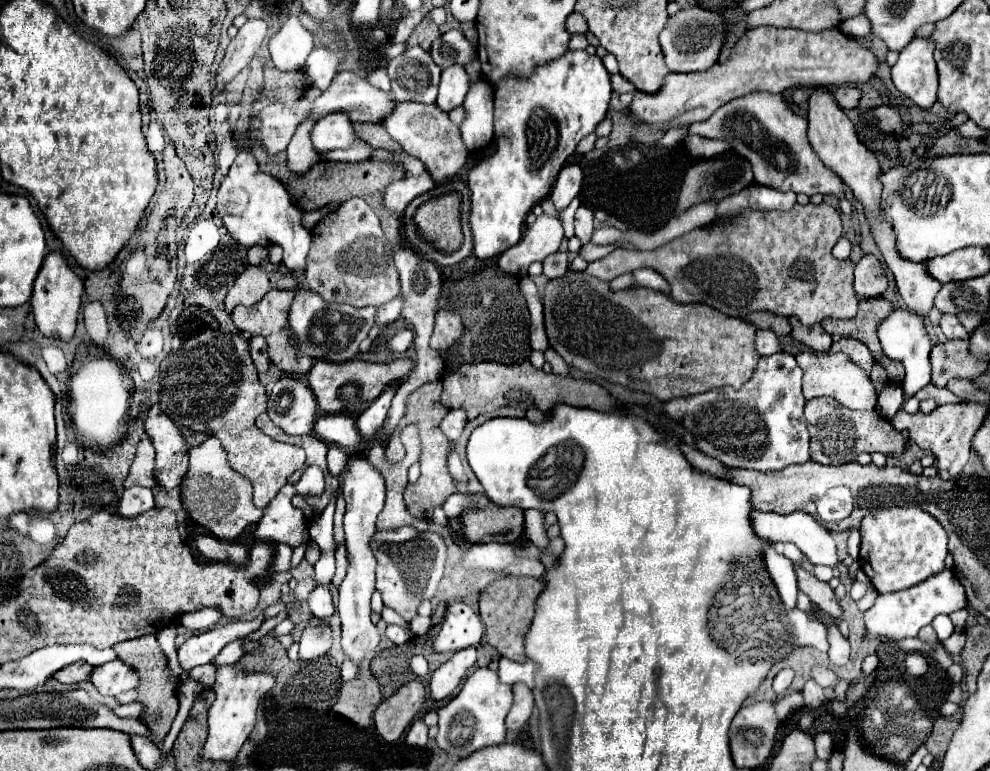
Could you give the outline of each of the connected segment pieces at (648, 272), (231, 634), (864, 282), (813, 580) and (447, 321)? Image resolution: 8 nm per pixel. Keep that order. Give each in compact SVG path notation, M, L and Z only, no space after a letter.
M642 268L642 270L636 270L632 272L634 278L636 278L636 286L646 286L646 288L652 288L652 290L658 290L658 292L666 292L668 294L668 282L652 268Z
M252 620L252 622L232 622L232 624L226 624L222 628L214 628L210 632L204 632L200 636L194 636L190 638L186 644L182 644L178 648L178 660L180 660L180 666L188 672L192 670L194 666L200 666L200 664L208 664L212 662L212 658L232 640L238 640L238 638L244 638L248 636L250 632L256 632L260 628L260 622L258 620Z
M862 256L854 270L854 290L862 298L878 298L888 288L888 276L876 256Z
M796 564L796 576L800 592L804 592L822 612L830 614L832 618L842 616L842 608L834 598L834 590L826 582L820 582L812 572L806 572L800 564Z
M438 310L436 312L436 324L432 334L432 348L436 350L448 350L454 346L464 334L464 322L456 312L450 310Z

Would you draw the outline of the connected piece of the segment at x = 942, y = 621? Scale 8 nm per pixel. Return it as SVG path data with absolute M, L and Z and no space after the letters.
M946 614L936 616L936 620L932 622L932 626L934 626L934 630L936 630L936 634L938 634L938 640L940 640L940 642L944 642L946 638L950 638L950 636L952 636L952 632L954 632L954 624L952 624L950 616L946 616Z

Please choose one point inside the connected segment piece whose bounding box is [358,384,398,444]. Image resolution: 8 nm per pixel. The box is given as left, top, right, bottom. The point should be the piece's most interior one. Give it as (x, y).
(369, 423)

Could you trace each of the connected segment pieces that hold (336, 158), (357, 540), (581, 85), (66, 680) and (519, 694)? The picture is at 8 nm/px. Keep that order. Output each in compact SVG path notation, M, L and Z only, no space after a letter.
M356 138L356 142L346 148L346 150L328 150L322 160L328 160L328 162L362 162L362 160L368 160L372 156L372 146L362 140L362 138Z
M352 454L344 466L346 476L342 484L342 496L346 500L346 514L344 514L344 528L346 528L346 550L348 550L348 574L340 584L340 602L338 614L342 620L342 648L344 652L360 664L366 652L374 652L378 646L378 630L370 620L370 596L374 588L374 568L376 558L368 548L372 532L376 530L376 516L380 514L384 500L386 500L386 486L380 470L370 464L364 454Z
M568 50L564 56L540 66L528 80L514 76L500 80L494 92L496 152L490 160L482 160L468 170L476 258L494 258L518 244L526 214L550 194L558 172L574 154L578 142L594 132L606 116L610 94L608 70L598 56L590 56L586 50Z
M72 662L68 666L64 666L62 670L58 670L52 678L56 678L62 684L76 684L82 680L88 680L88 672L92 670L90 664L80 664L80 662Z
M514 684L512 694L514 694L514 702L506 716L506 726L508 730L520 730L528 722L534 710L534 696L526 684Z

